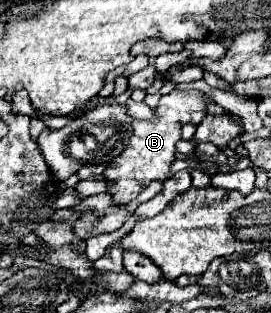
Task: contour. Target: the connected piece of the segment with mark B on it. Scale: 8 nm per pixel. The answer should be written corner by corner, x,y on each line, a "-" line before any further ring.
172,91
160,99
160,105
154,109
156,119
152,121
132,121
132,135
124,147
124,151
108,161
106,171
96,175
94,179
104,179
106,193
114,199
116,205
124,205
138,197
142,189
146,189
152,181
166,181
170,173
170,165
176,159
176,143
182,139
182,125
192,123
200,125
200,121
208,115
208,105
214,103
210,95
200,91

